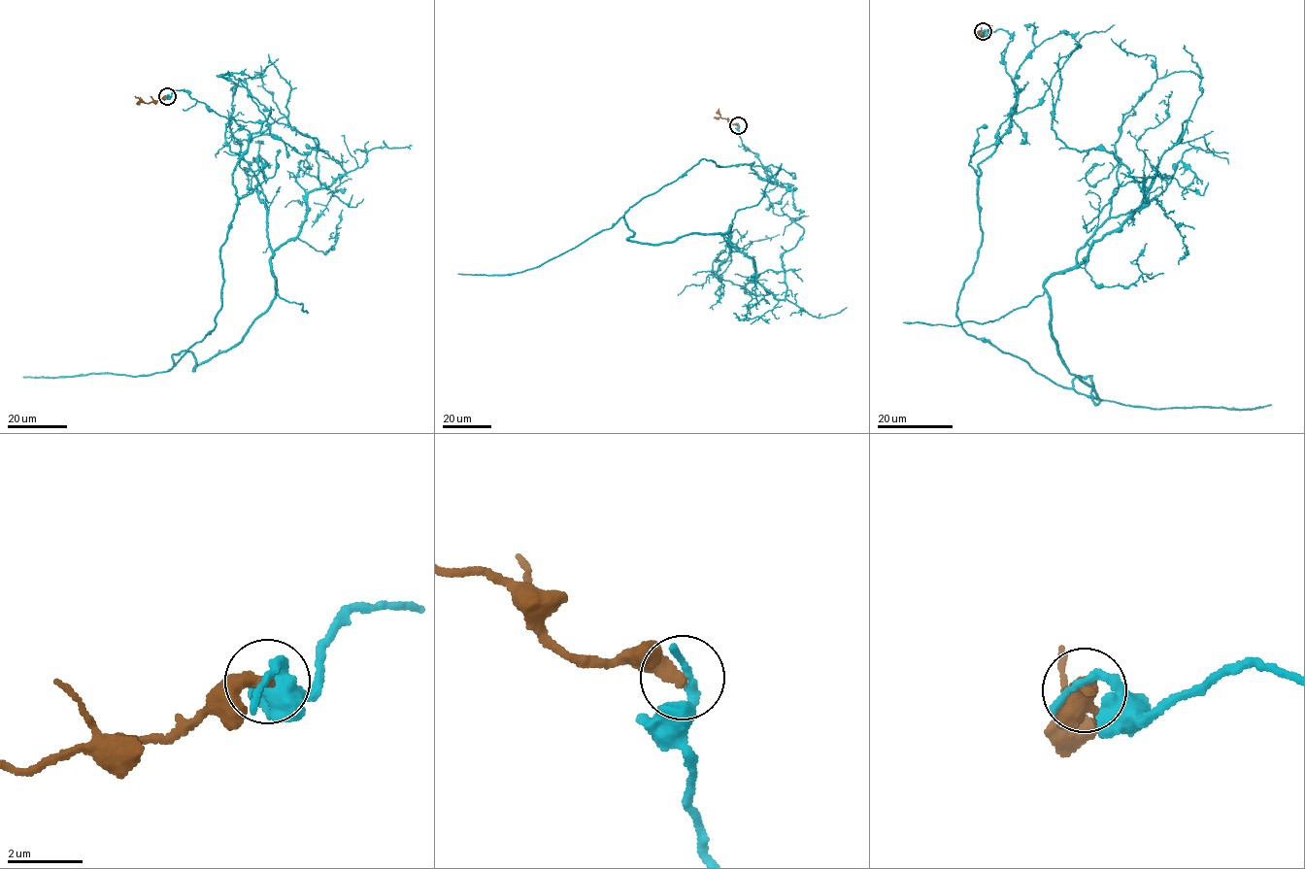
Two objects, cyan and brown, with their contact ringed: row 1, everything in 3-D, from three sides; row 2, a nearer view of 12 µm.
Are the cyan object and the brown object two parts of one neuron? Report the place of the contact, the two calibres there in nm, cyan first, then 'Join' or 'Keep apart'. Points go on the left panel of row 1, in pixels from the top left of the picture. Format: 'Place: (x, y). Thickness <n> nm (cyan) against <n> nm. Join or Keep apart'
Place: (167, 96). Thickness 260 nm (cyan) against 400 nm. Keep apart

